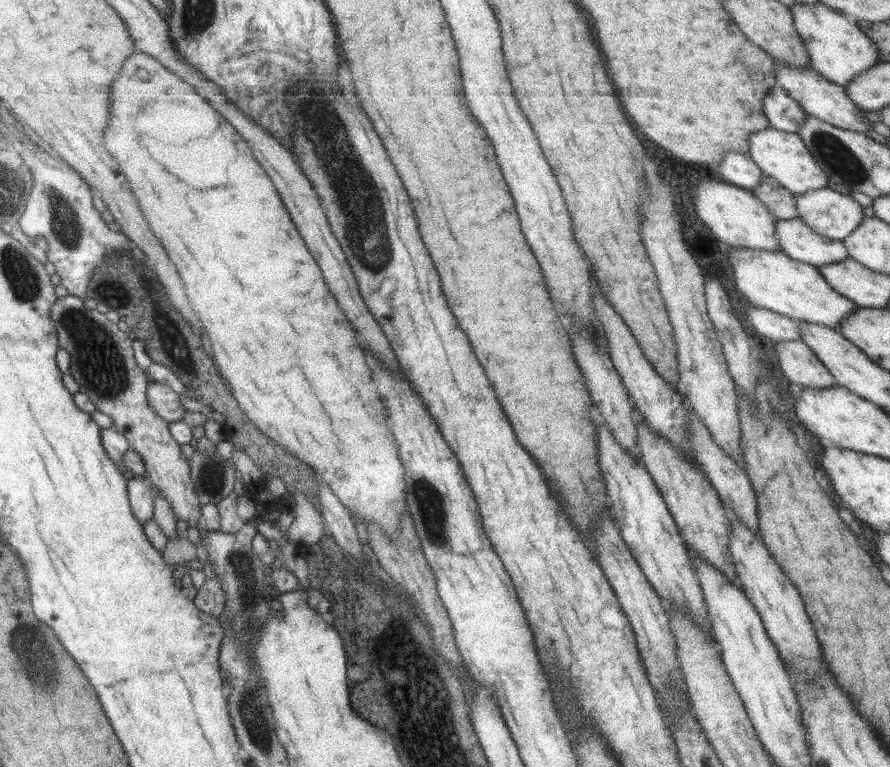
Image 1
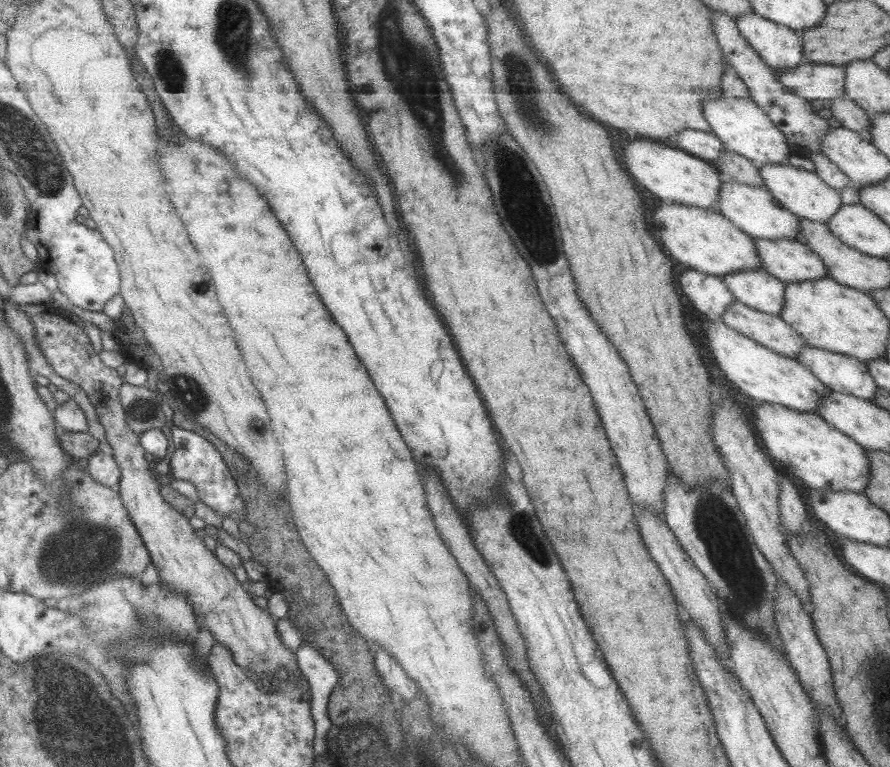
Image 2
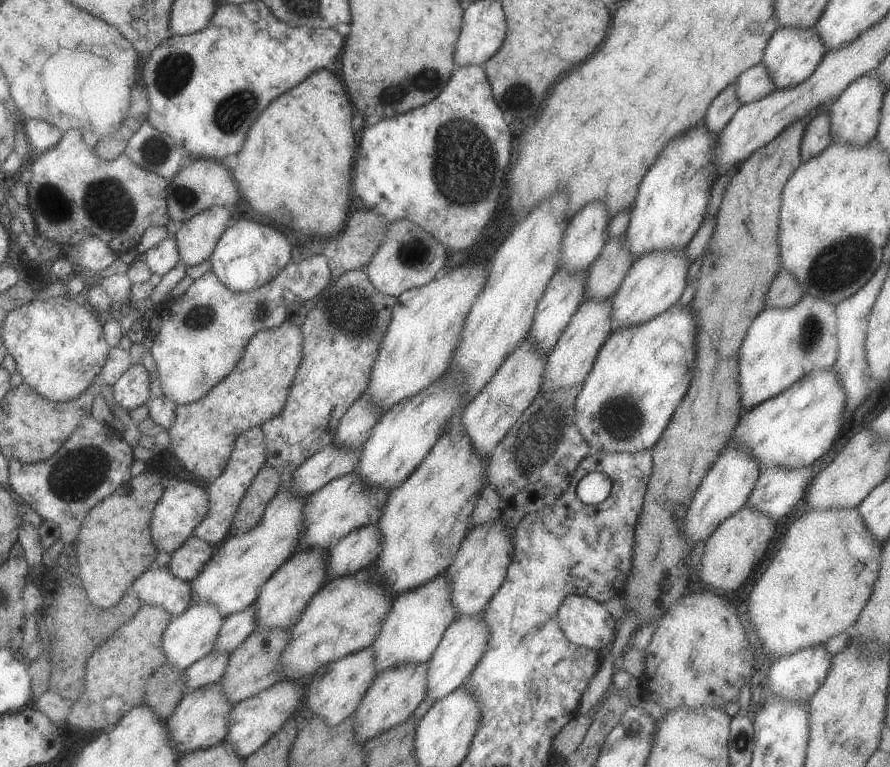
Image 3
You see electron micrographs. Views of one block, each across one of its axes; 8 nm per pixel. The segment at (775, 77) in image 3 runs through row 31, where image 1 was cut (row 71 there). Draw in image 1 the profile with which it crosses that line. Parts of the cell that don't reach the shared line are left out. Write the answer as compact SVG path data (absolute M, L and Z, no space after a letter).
M777 61L774 62L774 68L777 86L783 88L785 95L797 102L798 106L809 116L815 116L821 122L831 124L831 126L861 132L862 134L871 129L872 123L867 119L867 111L861 111L846 96L844 87L831 84L829 80L814 72L811 68L787 67L786 65L779 65Z

